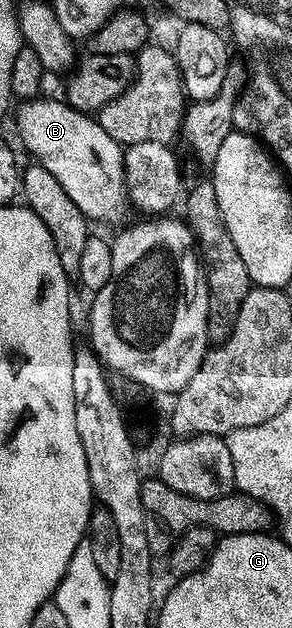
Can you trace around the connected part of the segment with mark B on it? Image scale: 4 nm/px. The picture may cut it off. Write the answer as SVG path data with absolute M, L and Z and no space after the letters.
M35 97L21 104L18 111L18 131L22 134L22 143L34 154L33 158L42 164L56 181L72 197L72 201L86 216L87 220L99 219L102 223L118 223L126 215L128 208L128 192L126 189L126 166L122 164L124 154L123 144L105 131L98 123L97 118L91 117L87 112L78 111L65 101L57 103L54 99Z

